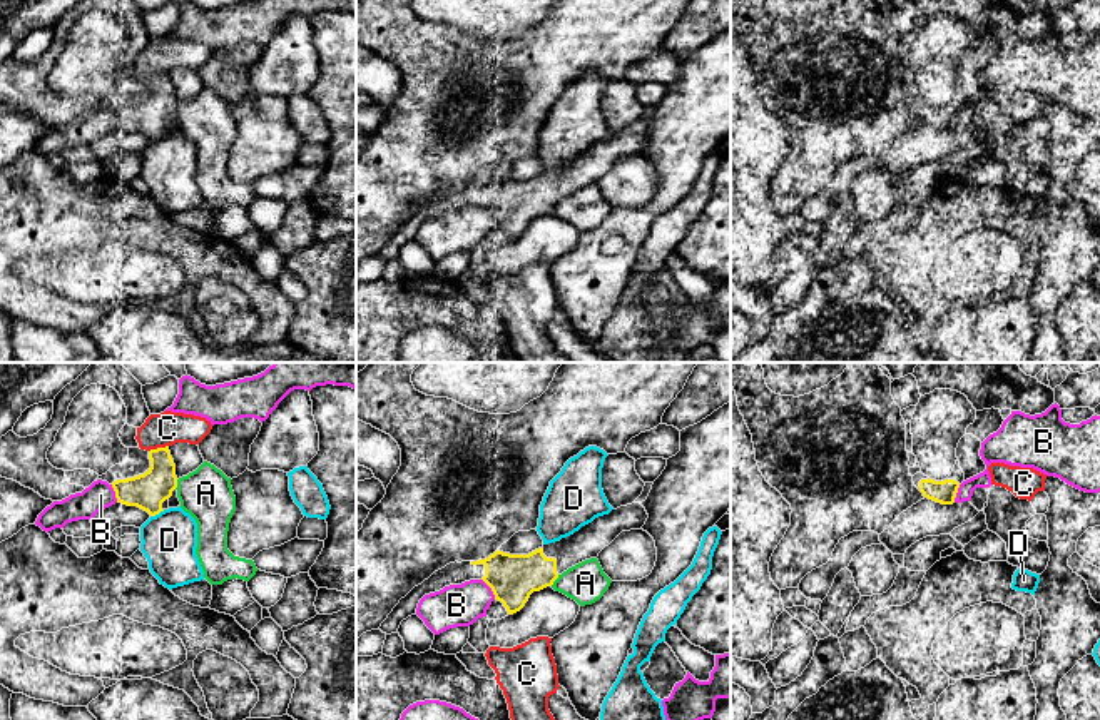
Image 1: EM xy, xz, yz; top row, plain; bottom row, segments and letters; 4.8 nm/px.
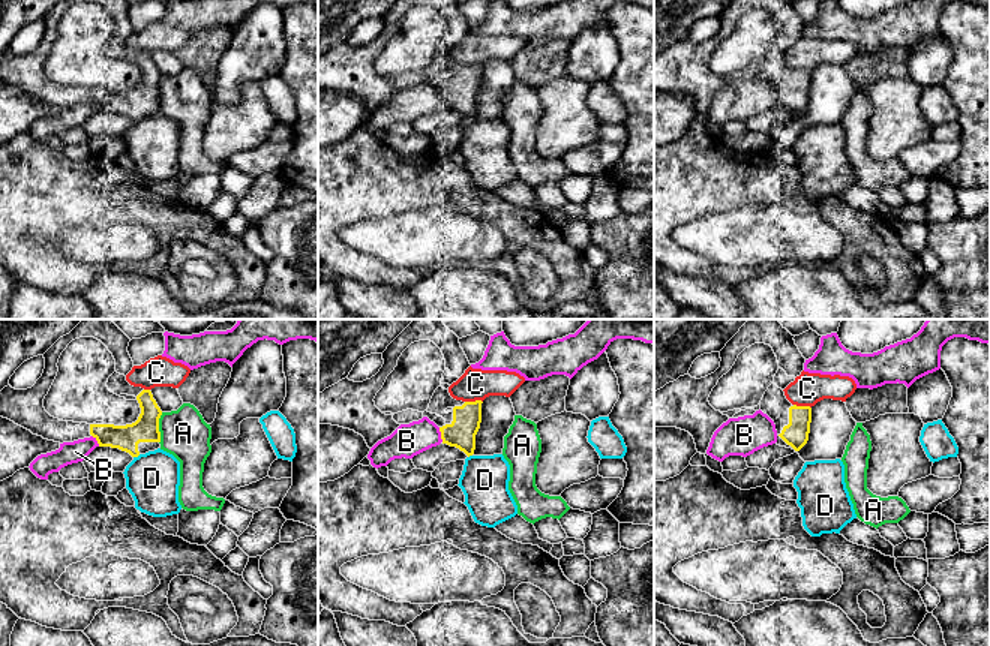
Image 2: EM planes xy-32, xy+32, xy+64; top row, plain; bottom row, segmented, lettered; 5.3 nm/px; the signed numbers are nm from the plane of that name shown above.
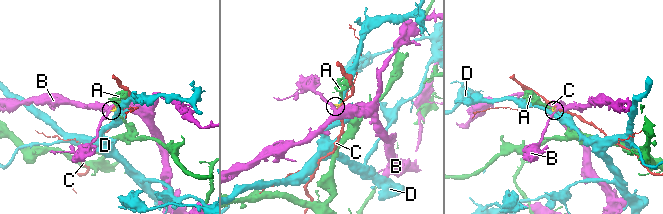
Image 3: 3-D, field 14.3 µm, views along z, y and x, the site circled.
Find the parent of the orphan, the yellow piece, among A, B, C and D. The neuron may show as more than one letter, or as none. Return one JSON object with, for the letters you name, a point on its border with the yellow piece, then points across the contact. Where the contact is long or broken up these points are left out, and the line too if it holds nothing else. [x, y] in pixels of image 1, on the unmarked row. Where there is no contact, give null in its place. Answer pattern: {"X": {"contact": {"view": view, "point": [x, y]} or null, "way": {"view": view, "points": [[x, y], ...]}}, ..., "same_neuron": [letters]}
{"same_neuron": []}

